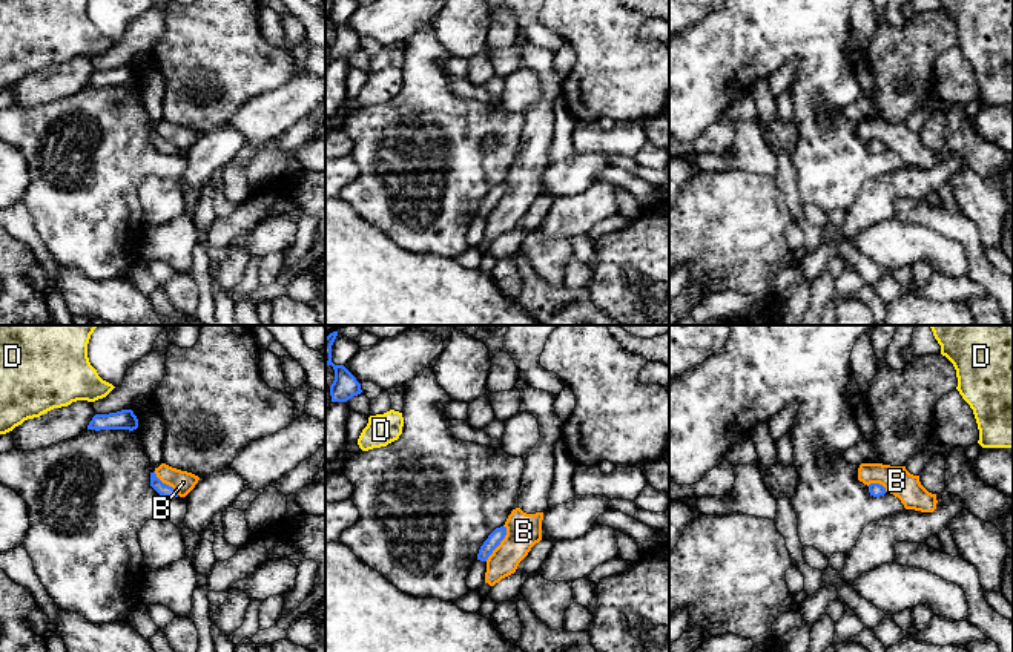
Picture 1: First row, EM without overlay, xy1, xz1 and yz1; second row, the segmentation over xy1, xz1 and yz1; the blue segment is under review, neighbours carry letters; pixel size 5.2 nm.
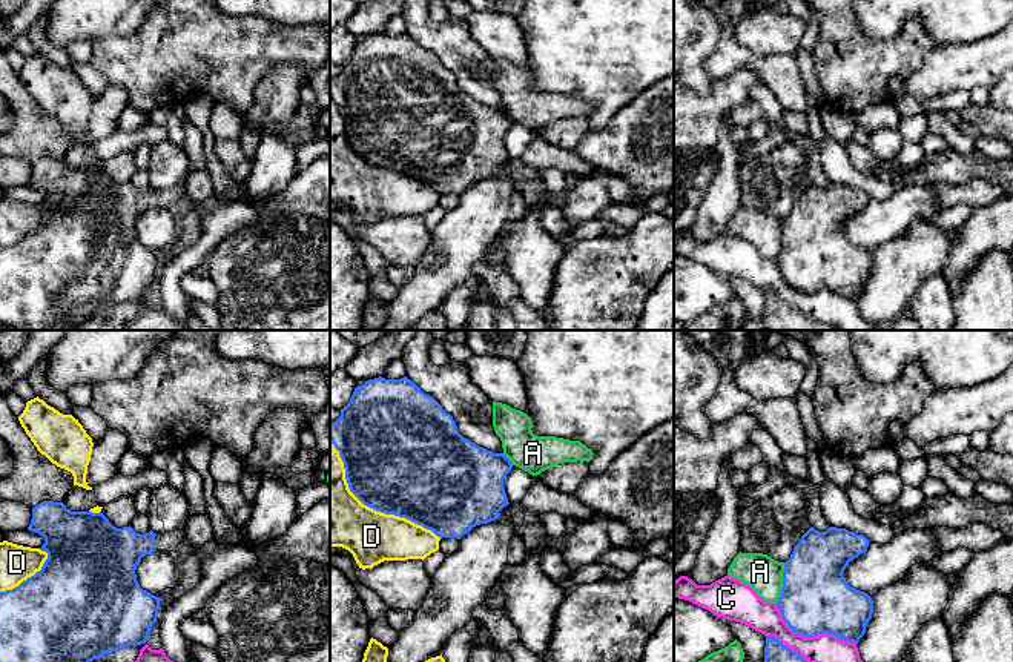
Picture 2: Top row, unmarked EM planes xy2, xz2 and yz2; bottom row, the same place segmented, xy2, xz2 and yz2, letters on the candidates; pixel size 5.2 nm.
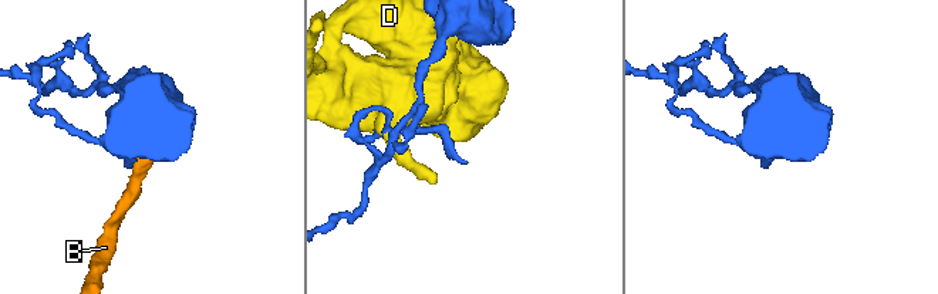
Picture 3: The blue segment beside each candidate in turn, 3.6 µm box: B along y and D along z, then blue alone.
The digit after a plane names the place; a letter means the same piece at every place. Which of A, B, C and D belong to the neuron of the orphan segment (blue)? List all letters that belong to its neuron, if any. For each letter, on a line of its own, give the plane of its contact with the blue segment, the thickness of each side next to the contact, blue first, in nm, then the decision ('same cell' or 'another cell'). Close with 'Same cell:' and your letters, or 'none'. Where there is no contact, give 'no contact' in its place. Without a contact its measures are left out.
A: yz2 | 360/190 nm | another cell
B: xz1 | 70/180 nm | another cell
C: yz2 | 360/180 nm | another cell
D: xz2 | 500/320 nm | another cell
Same cell: none

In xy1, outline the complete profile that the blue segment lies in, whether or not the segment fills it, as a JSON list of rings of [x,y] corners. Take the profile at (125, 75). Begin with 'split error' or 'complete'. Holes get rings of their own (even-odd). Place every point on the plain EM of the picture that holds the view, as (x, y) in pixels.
complete; [[[121,66],[109,71],[95,71],[87,81],[87,86],[129,86],[138,84],[138,75],[132,66]]]

